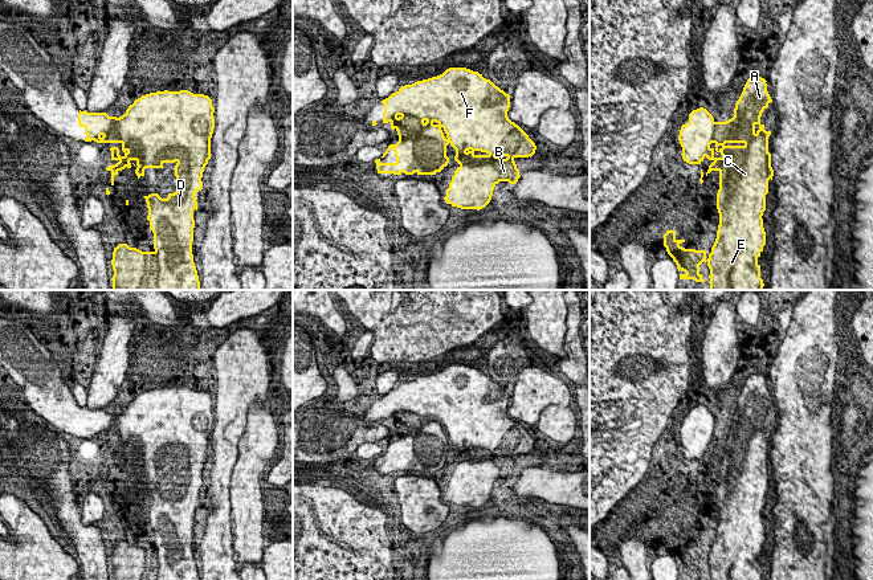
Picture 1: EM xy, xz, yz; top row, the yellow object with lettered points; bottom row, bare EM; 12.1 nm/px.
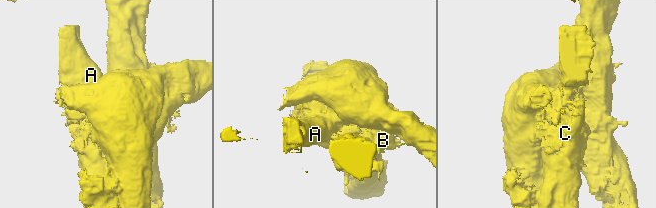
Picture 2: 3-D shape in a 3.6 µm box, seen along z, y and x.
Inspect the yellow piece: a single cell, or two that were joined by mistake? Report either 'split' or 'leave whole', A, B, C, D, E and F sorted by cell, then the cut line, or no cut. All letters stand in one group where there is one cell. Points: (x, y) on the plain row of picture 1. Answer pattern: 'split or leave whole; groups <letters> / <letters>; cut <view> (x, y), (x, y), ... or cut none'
split; groups A C E / B D F; cut xy (155, 547), (158, 579)

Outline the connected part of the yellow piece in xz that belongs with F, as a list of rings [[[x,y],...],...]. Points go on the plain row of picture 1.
[[[449,364],[442,371],[401,383],[380,400],[384,401],[383,420],[397,412],[411,412],[438,420],[456,446],[460,461],[452,473],[444,497],[461,506],[482,506],[499,478],[515,481],[521,474],[515,454],[531,454],[537,442],[529,432],[507,413],[510,392],[478,368]]]

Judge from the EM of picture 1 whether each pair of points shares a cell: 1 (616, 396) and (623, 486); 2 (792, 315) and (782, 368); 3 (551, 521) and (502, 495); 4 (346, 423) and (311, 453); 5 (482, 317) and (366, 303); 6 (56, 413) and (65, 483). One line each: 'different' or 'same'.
1: same
2: same
3: same
4: same
5: same
6: different

